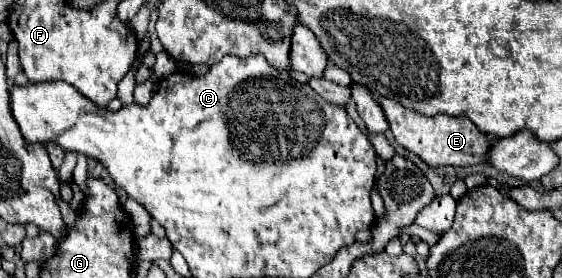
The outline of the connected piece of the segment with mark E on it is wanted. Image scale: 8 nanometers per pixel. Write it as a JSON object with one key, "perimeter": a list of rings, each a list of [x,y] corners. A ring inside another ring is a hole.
{"perimeter":[[[379,98],[379,106],[383,106],[383,114],[389,122],[389,128],[393,132],[393,138],[399,146],[403,146],[405,150],[417,154],[423,162],[427,162],[433,168],[441,168],[441,166],[473,166],[473,164],[483,164],[485,156],[487,156],[487,148],[489,148],[489,140],[483,132],[479,132],[467,118],[453,118],[453,116],[423,116],[417,114],[411,108],[401,106],[395,100]]]}

